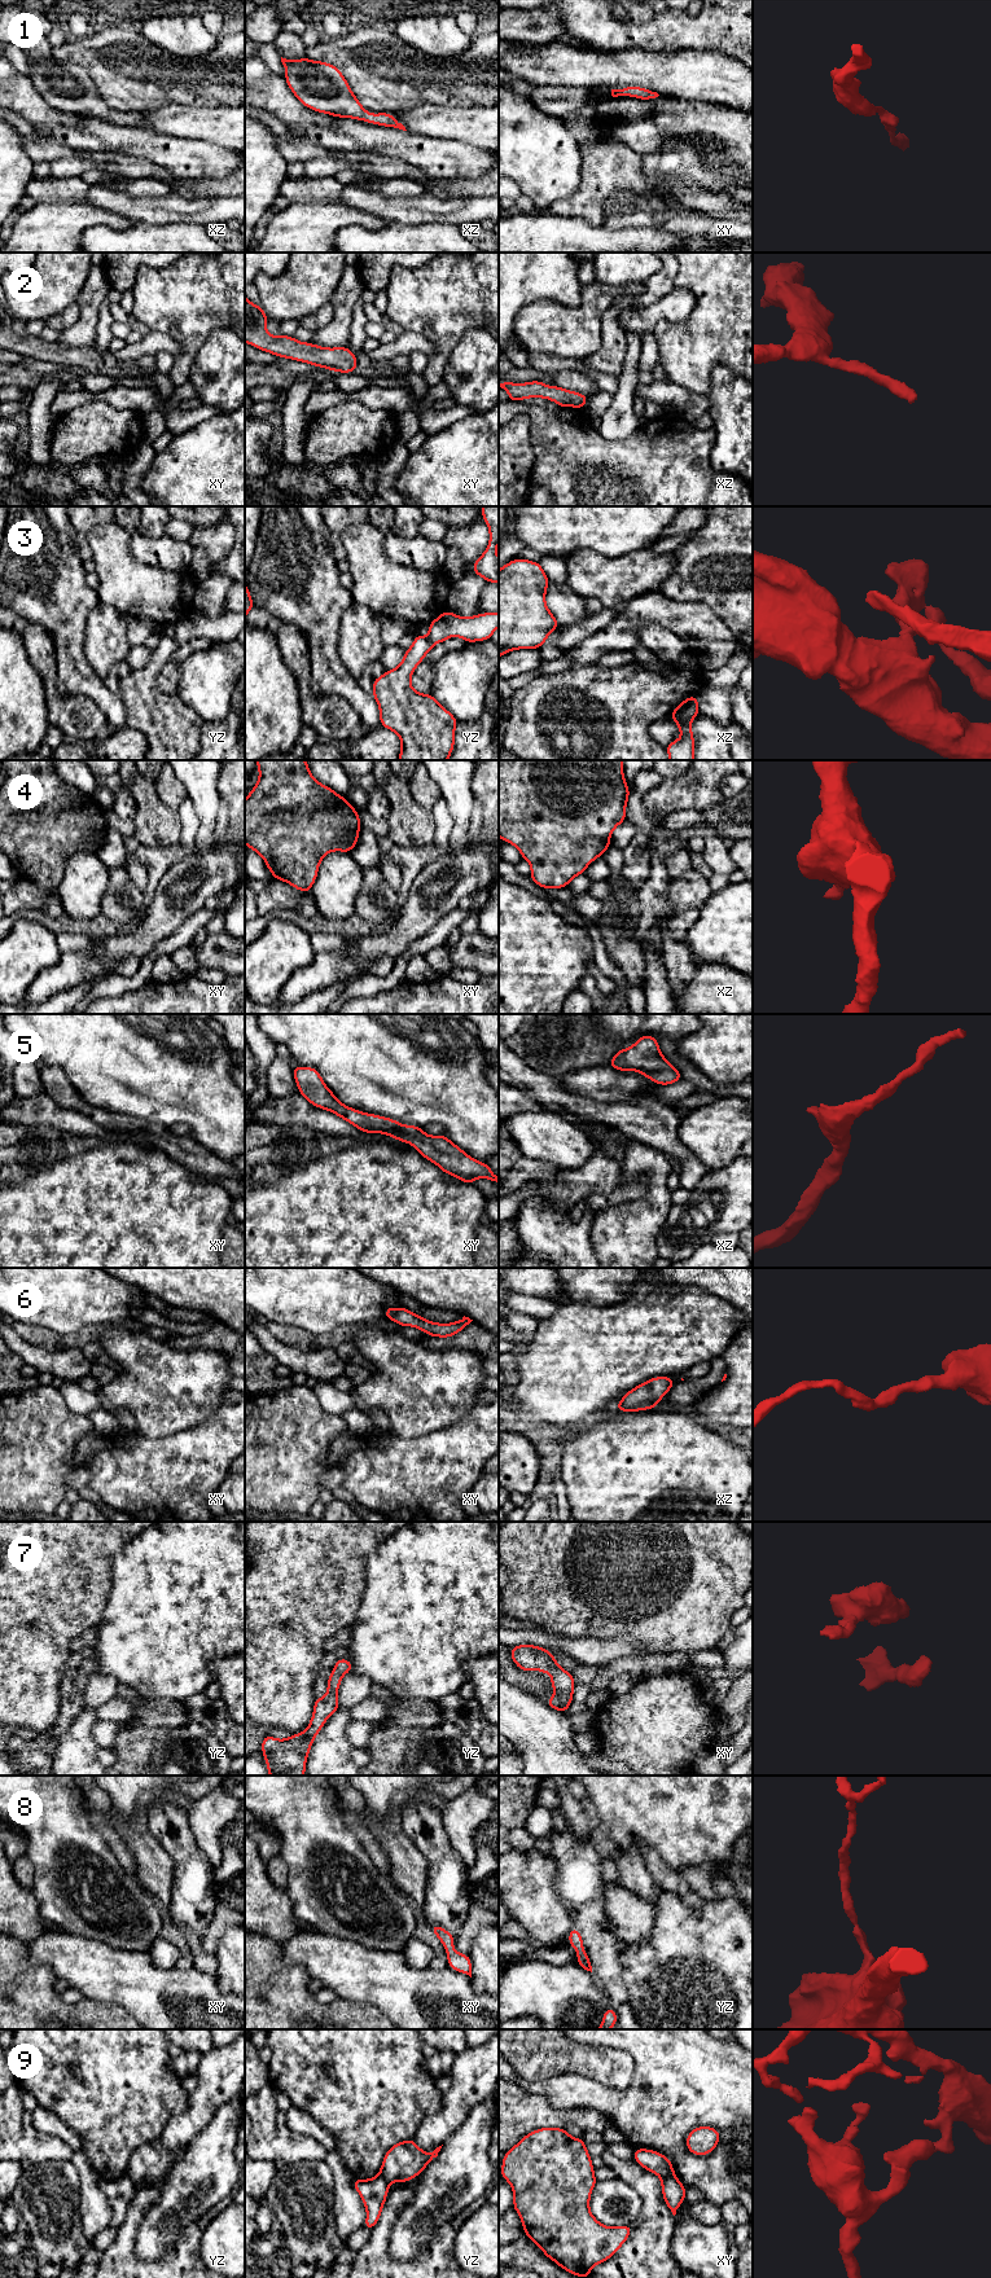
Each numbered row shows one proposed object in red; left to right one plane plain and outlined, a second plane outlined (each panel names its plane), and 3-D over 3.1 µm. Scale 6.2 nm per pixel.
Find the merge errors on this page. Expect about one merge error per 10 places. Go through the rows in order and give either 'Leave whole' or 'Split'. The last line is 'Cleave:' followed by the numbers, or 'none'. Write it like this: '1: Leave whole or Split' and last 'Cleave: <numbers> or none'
1: Leave whole
2: Leave whole
3: Leave whole
4: Leave whole
5: Leave whole
6: Leave whole
7: Leave whole
8: Leave whole
9: Split
Cleave: 9

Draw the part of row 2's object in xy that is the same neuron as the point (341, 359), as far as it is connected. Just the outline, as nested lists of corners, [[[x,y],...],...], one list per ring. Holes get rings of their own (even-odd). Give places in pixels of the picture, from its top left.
[[[245,295],[245,342],[279,357],[303,361],[333,372],[352,373],[358,360],[347,347],[320,347],[303,343],[290,335],[273,337],[266,329],[268,317],[262,306],[254,306]]]

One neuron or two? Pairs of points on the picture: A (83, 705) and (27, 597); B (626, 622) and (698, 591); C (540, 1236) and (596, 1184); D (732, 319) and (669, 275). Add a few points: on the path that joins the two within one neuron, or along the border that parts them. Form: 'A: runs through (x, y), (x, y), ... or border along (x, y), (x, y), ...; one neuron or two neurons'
A: border along (30, 622), (40, 624), (51, 635), (55, 655); two neurons
B: border along (660, 591), (672, 600), (700, 601), (706, 605); two neurons
C: runs through (553, 1220), (556, 1211), (580, 1186); one neuron
D: border along (679, 266), (674, 286); two neurons

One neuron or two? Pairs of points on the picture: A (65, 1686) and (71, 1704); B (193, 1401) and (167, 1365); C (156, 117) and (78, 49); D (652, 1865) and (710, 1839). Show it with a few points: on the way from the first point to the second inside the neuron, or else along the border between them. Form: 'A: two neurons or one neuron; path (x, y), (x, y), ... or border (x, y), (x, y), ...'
A: one neuron; path (69, 1690), (71, 1701)
B: one neuron; path (184, 1392), (167, 1374)
C: two neurons; border (178, 102), (153, 106), (137, 114)
D: two neurons; border (640, 1840), (650, 1846), (679, 1873)

